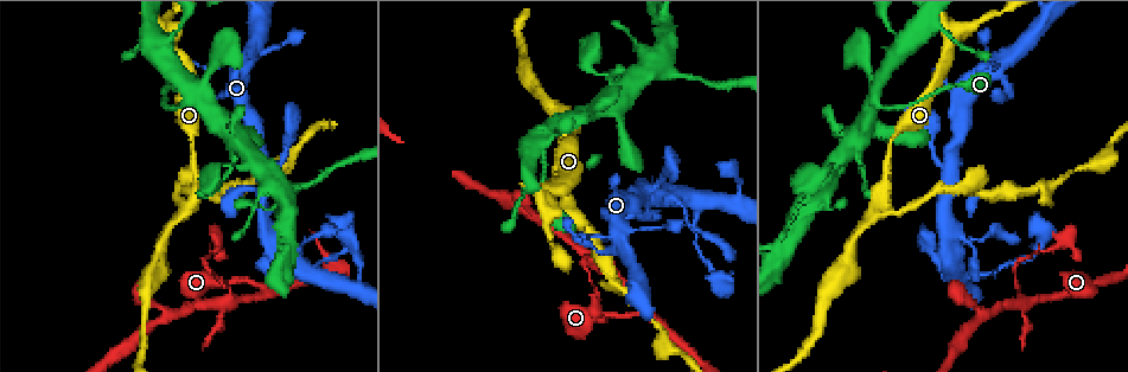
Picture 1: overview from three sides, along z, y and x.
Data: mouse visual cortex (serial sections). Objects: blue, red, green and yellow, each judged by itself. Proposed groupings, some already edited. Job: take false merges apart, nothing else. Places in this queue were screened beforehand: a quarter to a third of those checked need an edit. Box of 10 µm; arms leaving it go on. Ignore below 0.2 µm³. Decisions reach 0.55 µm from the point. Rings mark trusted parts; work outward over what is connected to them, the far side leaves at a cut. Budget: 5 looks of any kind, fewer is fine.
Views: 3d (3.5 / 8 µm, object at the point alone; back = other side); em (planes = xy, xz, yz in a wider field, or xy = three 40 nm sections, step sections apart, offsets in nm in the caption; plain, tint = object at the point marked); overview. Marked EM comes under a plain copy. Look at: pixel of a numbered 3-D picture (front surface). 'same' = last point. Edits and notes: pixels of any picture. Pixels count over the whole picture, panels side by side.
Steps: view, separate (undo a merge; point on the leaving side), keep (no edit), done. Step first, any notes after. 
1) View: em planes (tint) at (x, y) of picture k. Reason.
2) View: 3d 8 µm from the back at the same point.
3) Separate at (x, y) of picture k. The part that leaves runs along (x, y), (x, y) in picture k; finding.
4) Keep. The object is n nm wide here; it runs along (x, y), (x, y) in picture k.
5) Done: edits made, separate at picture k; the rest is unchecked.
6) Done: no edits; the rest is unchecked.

View: 3d 3.5 µm at (265, 290) of picture 1.

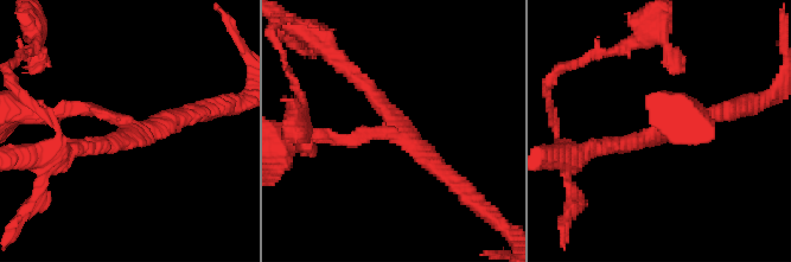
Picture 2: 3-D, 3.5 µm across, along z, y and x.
View: em xy step 2 (tint) at (388, 133) of picture 2. 3 arms meet here; the arms are 200, 200, 200 nm wide; shape alone is not enough.

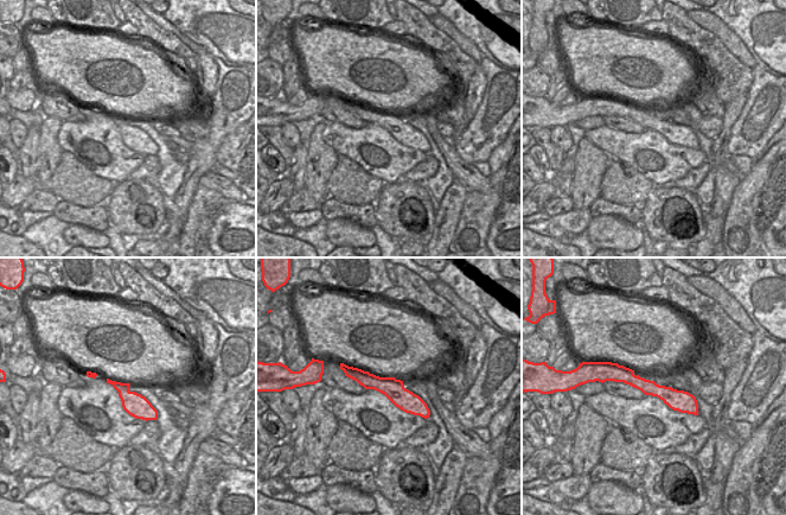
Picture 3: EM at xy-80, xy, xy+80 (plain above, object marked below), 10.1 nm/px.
Keep. The object is 220 nm wide here; it runs along (607, 373), (627, 375), (695, 411) in picture 3; one cell here.

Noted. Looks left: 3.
View: 3d 3.5 µm at (197, 195) of picture 1. Abrupt turn.

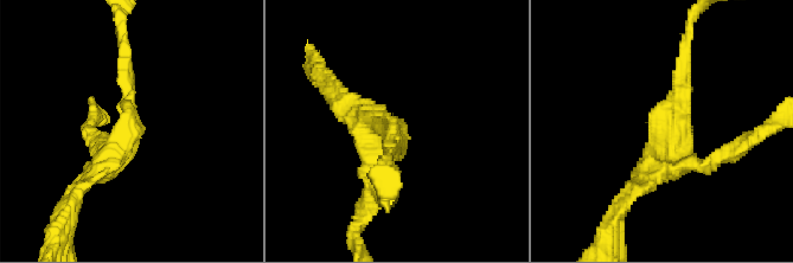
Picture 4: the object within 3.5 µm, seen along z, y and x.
View: em xy step 3 (tint) at (131, 134) of picture 4. 3 arms meet here; the arms are 200, 200, 300 nm wide.

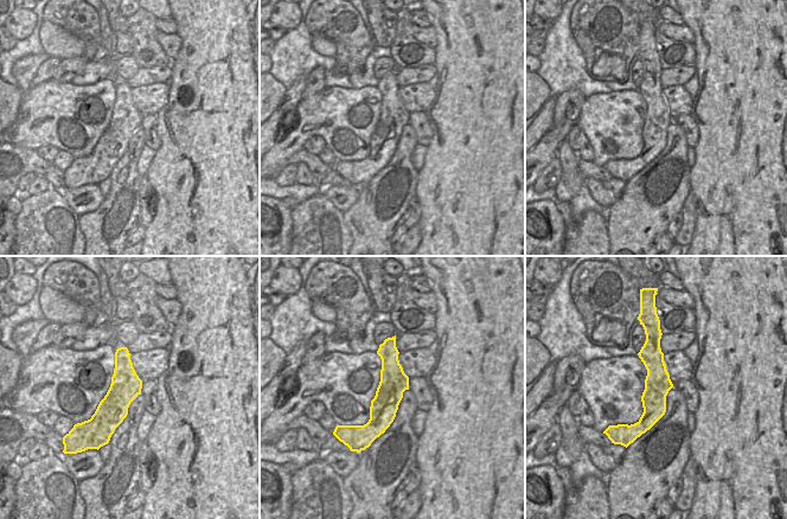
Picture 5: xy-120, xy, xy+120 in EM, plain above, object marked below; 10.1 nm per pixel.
Keep. It runs along (686, 52), (673, 143), (683, 161), (720, 158) in picture 4; continuous, no second cell.

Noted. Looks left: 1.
Done: no edits; the rest is unchecked.

